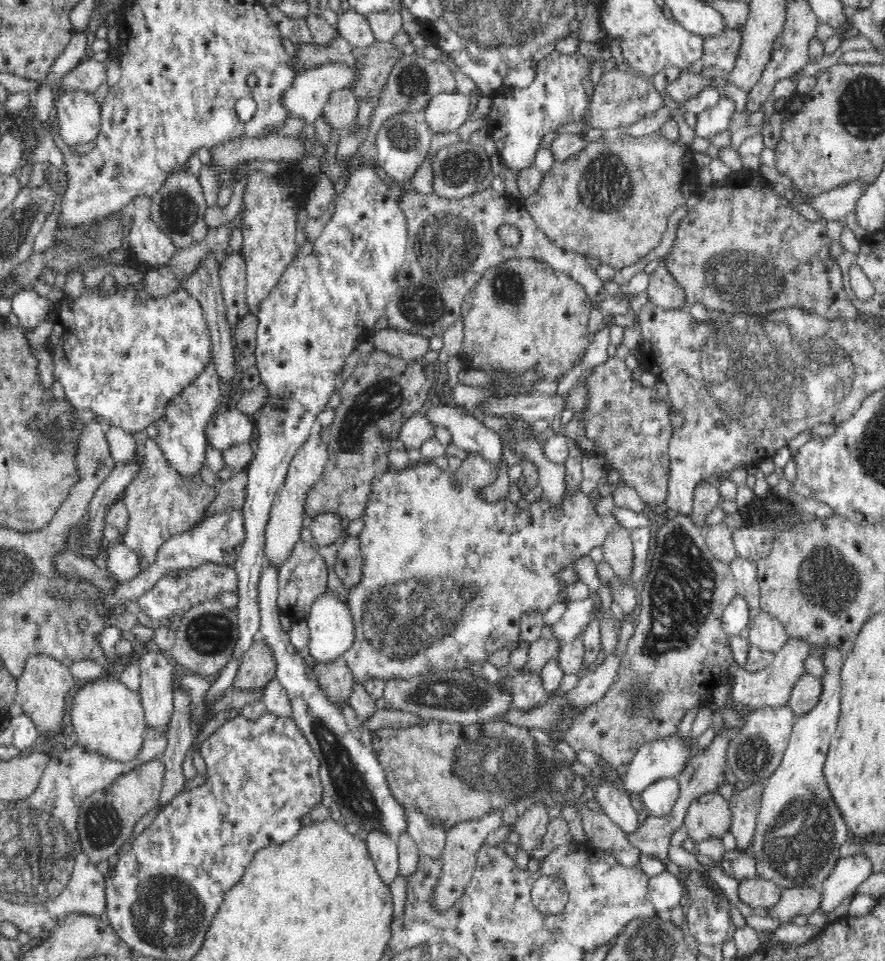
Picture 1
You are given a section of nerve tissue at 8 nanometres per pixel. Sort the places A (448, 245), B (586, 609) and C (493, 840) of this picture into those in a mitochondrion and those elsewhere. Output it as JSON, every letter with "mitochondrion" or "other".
{"A":"mitochondrion","B":"other","C":"other"}

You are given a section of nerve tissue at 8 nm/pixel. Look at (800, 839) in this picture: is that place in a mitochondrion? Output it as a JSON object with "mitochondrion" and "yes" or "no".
{"mitochondrion":"yes"}

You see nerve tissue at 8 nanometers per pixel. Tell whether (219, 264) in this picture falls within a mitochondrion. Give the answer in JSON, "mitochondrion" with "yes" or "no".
{"mitochondrion":"no"}

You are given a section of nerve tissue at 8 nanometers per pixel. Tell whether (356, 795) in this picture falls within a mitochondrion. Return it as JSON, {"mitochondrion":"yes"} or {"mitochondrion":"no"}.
{"mitochondrion":"yes"}

